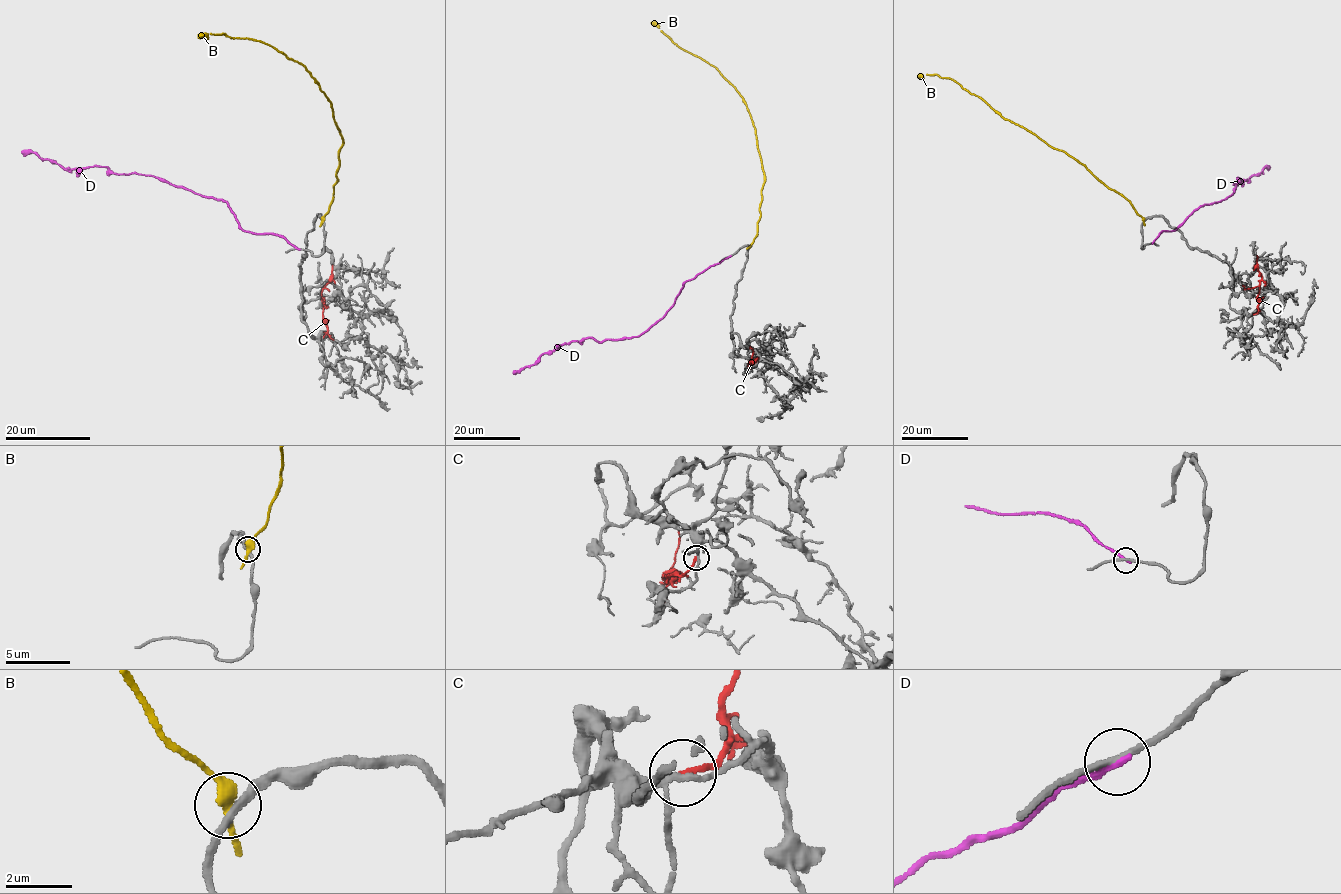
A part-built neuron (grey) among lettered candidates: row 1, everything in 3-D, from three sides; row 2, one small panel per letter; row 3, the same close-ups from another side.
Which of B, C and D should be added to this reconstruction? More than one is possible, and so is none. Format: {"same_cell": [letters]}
{"same_cell": []}

